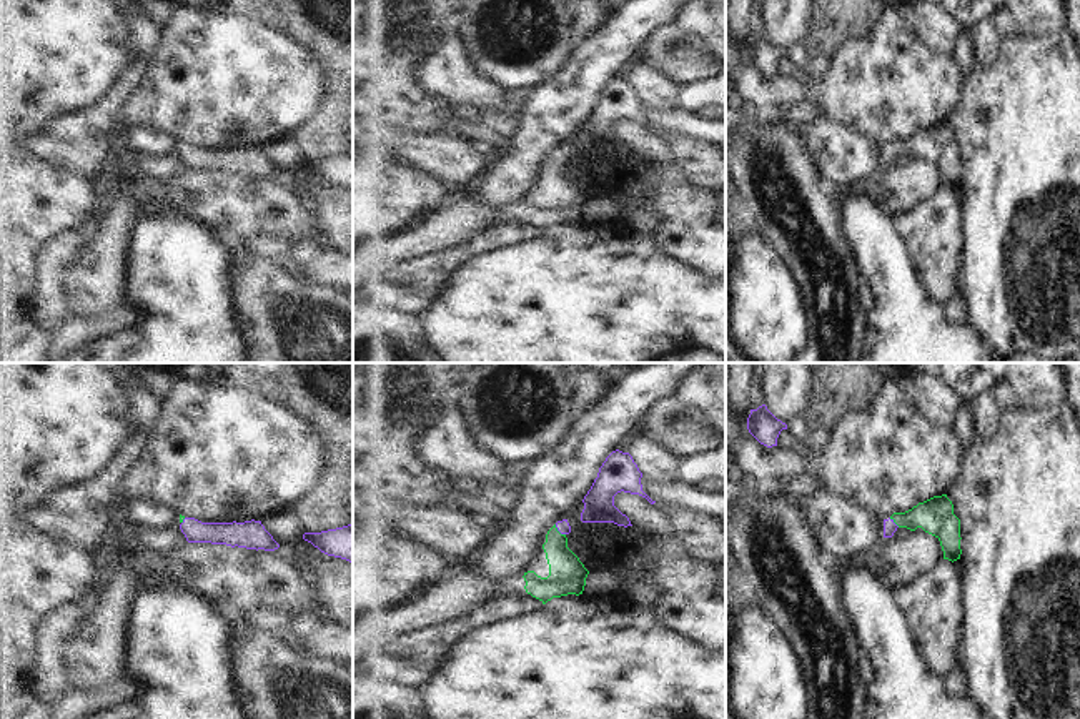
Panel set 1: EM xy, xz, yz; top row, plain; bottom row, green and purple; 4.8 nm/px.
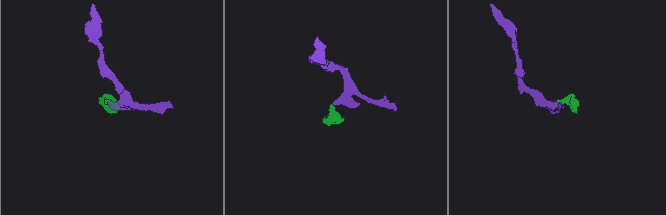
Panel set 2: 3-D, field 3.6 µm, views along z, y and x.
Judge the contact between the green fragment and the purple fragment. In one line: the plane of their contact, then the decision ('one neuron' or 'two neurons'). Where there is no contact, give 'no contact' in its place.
xz | one neuron

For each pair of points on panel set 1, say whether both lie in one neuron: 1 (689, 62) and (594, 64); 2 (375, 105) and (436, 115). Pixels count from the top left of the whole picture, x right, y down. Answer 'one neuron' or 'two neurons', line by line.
1: two neurons
2: one neuron

